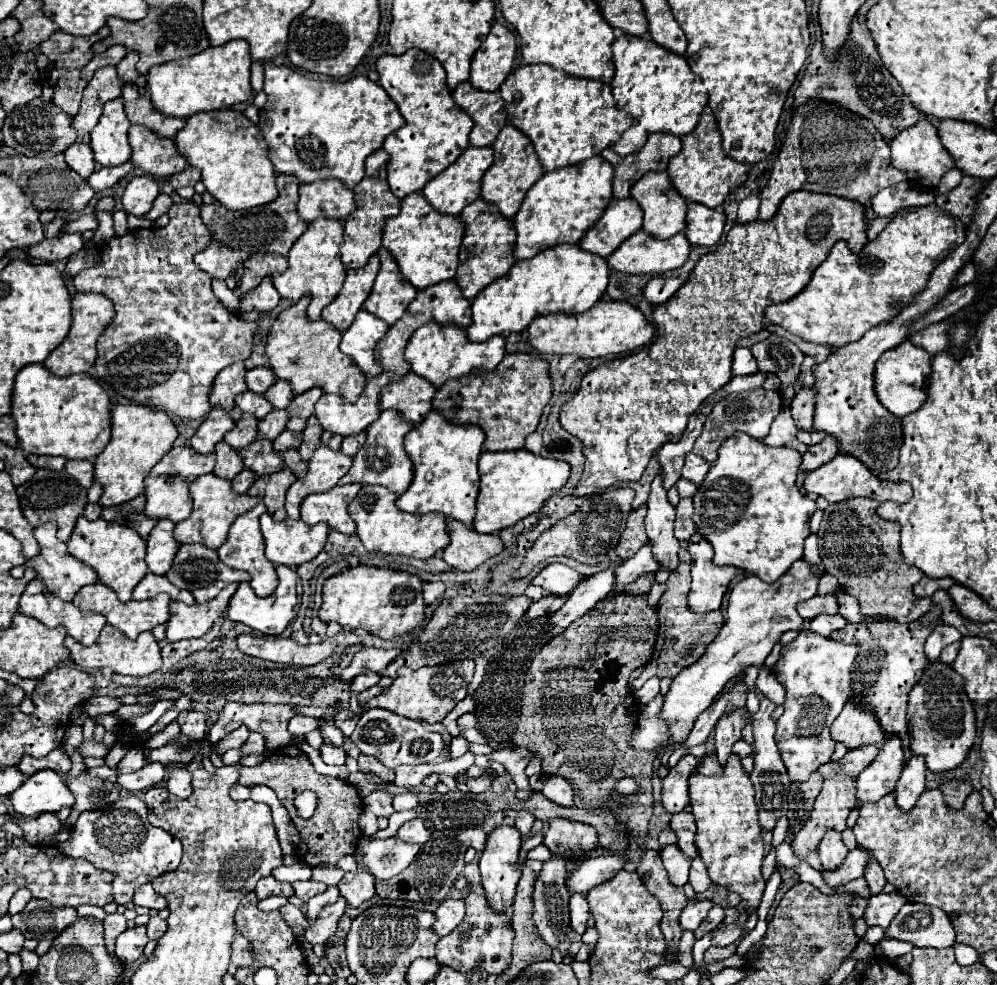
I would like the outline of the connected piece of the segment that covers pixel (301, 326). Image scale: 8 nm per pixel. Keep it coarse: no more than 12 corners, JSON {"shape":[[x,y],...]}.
{"shape":[[302,297],[278,314],[270,368],[294,394],[318,386],[356,402],[366,378],[340,332],[306,320]]}

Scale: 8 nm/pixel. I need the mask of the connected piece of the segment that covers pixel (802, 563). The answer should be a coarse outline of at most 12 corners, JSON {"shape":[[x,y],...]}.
{"shape":[[800,558],[776,584],[748,574],[698,662],[672,680],[660,718],[682,744],[744,666],[762,664],[796,604],[818,594]]}

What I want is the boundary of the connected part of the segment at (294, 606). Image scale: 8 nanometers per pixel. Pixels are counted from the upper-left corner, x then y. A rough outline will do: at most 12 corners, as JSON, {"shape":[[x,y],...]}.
{"shape":[[276,566],[278,588],[258,598],[248,582],[228,618],[278,636],[298,614],[302,580]]}

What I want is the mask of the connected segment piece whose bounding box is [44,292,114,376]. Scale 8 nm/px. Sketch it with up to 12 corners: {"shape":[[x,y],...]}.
{"shape":[[74,294],[72,328],[44,366],[88,372],[96,338],[114,318],[106,296]]}

